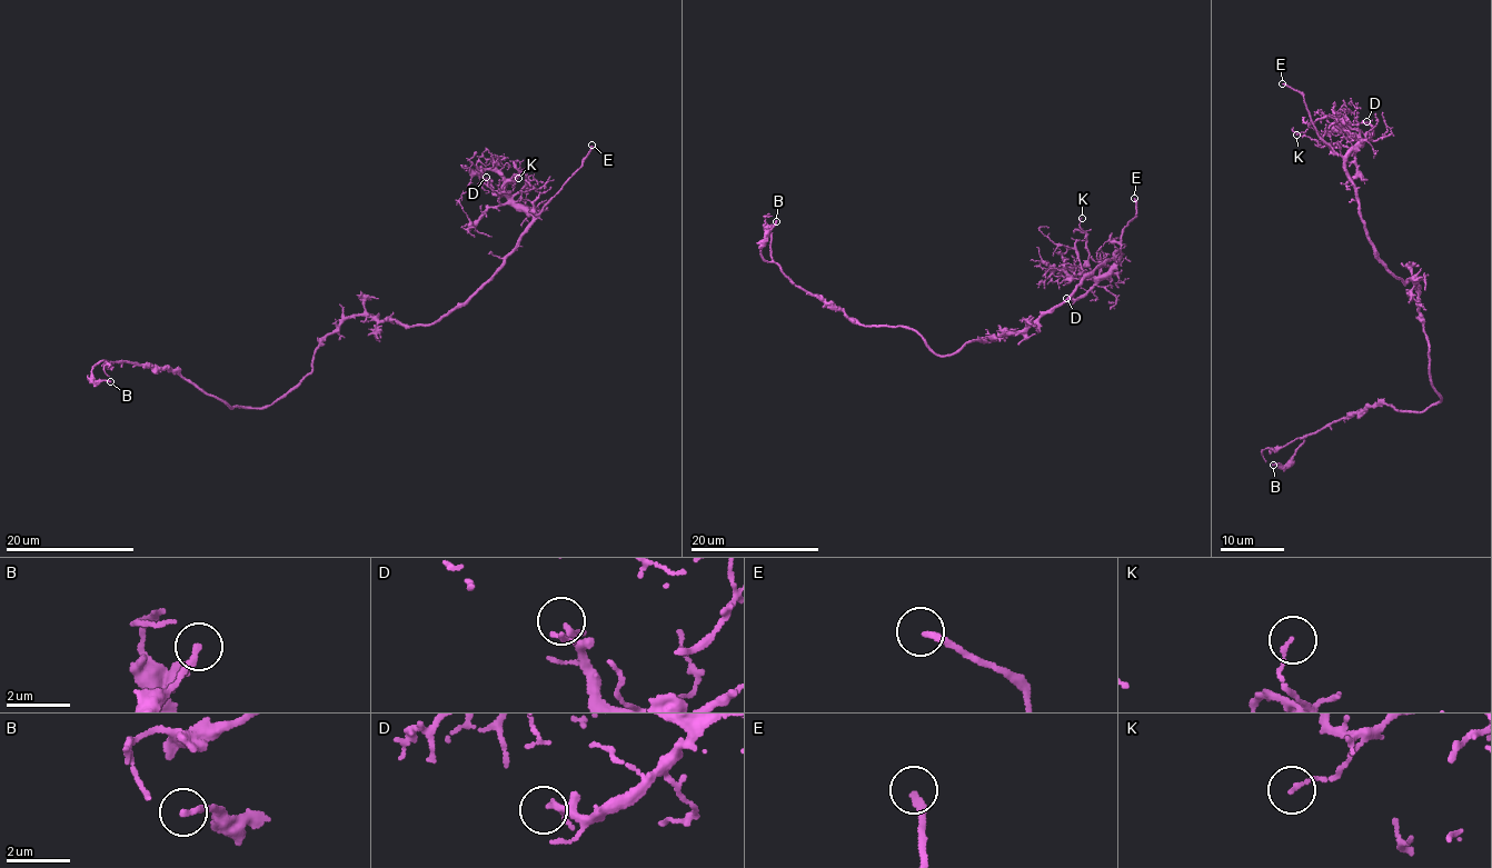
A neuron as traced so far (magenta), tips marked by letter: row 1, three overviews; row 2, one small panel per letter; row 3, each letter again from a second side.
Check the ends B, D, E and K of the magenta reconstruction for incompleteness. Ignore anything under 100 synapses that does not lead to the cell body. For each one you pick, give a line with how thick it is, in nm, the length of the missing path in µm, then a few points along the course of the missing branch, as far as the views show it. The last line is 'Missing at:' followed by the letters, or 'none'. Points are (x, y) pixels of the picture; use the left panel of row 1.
E: 240 nm thick; about 25 µm are missing; missing branch runs (592, 145), (593, 137), (578, 113), (557, 95), (541, 92), (534, 79), (541, 67)
Missing at: E

